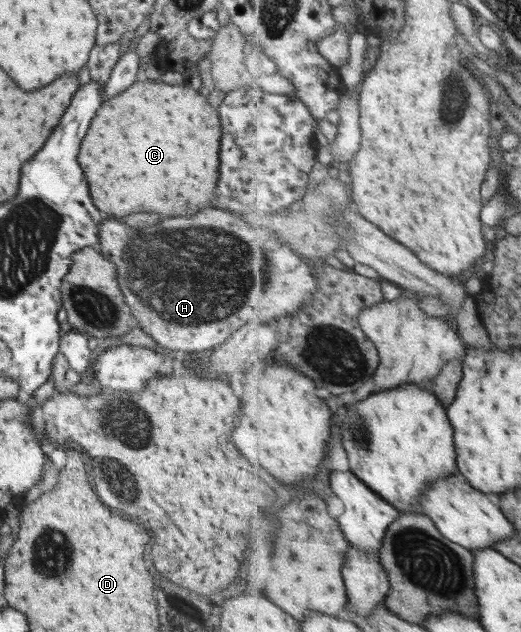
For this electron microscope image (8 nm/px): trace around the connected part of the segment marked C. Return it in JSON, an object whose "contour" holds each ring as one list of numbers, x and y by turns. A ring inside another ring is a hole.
{"contour":[[137,79,126,90,122,90,120,94,112,96,110,100,106,100,98,110,96,116,90,120,90,126,86,130,86,136,80,142,80,152,76,156,84,178,88,182,88,190,90,190,90,198,92,204,98,208,100,212,107,215,112,214,116,218,128,216,132,212,156,212,158,216,192,216,196,214,200,208,206,208,210,204,210,200,214,198,214,184,218,180,218,142,220,140,220,122,217,110,214,110,208,103,206,98,200,95,198,91,193,90,187,84,180,86,172,86,159,80,158,82,150,79]]}

